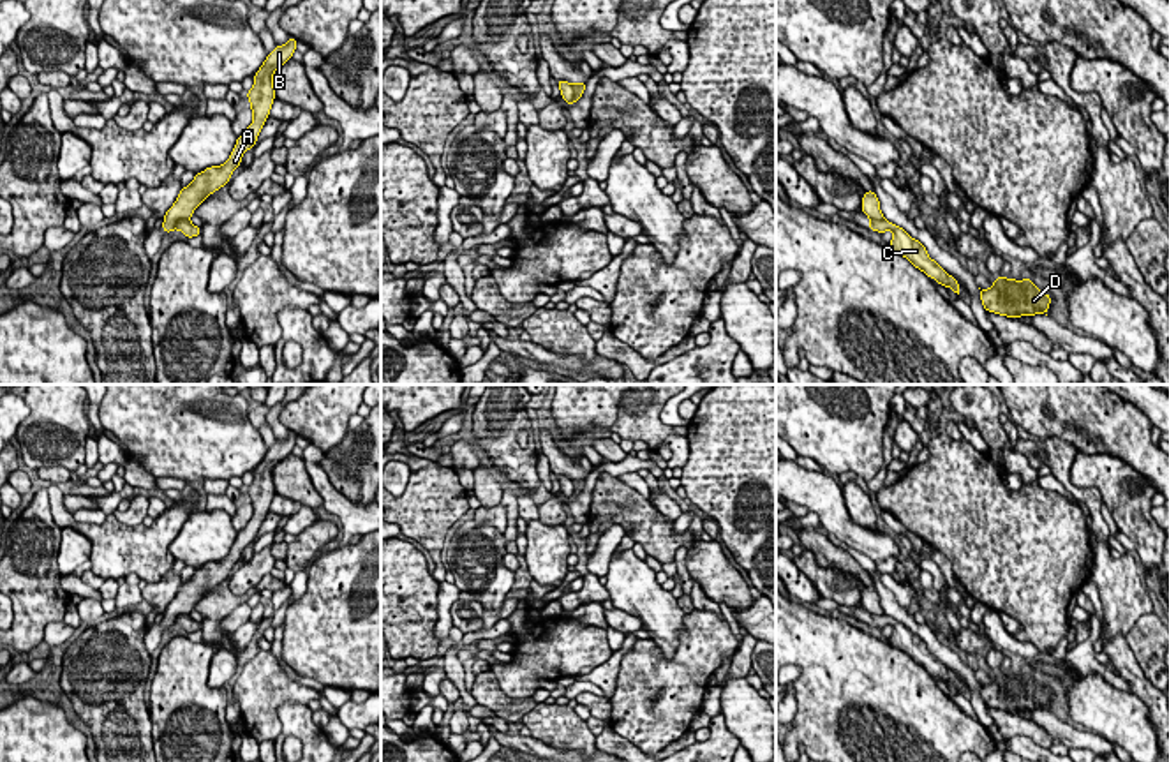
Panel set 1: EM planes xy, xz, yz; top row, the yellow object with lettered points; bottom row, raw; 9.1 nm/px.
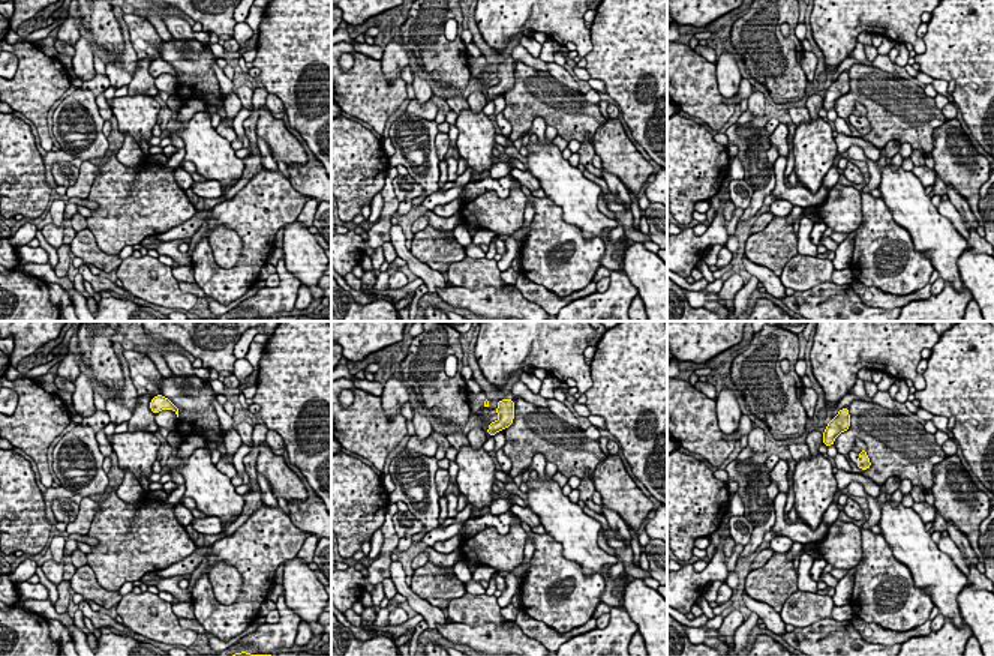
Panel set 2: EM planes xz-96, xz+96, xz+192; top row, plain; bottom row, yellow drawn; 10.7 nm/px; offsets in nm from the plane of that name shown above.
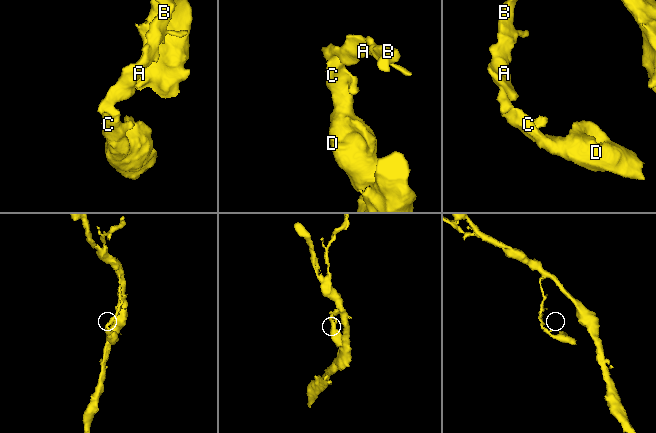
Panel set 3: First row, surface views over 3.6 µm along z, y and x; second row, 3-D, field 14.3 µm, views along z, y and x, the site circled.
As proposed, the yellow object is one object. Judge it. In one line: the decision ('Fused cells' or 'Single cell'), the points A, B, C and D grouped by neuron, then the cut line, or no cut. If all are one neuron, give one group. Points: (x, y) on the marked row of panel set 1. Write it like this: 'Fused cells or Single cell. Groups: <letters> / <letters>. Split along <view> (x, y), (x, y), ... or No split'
Fused cells. Groups: A B / C D. Split along xz (572, 83), (573, 96), (568, 103)

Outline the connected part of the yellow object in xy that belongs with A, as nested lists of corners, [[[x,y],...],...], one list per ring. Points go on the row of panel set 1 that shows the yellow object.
[[[289,37],[284,46],[273,48],[259,71],[254,74],[254,85],[247,92],[247,99],[254,115],[252,123],[242,136],[238,136],[236,145],[224,164],[206,168],[205,171],[197,173],[187,187],[182,187],[176,201],[164,215],[162,229],[168,235],[175,229],[178,220],[190,219],[194,210],[205,203],[210,194],[227,185],[231,173],[240,166],[243,153],[254,148],[275,101],[273,72],[289,62],[294,51],[296,39]]]

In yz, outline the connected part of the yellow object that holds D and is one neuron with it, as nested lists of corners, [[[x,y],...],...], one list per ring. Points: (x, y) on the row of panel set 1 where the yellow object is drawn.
[[[996,277],[989,289],[980,289],[980,302],[987,312],[1007,318],[1046,314],[1051,296],[1042,293],[1031,279],[1014,280]]]

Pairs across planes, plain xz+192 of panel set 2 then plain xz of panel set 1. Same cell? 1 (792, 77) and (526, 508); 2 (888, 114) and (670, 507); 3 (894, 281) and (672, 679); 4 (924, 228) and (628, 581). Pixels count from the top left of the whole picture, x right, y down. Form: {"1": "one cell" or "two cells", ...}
{"1": "two cells", "2": "two cells", "3": "one cell", "4": "one cell"}

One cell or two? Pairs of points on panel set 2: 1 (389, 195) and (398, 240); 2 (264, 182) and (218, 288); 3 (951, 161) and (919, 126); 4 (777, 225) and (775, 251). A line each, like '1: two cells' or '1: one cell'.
1: two cells
2: one cell
3: two cells
4: one cell

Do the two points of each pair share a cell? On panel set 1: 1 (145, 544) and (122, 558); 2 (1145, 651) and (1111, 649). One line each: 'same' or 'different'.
1: same
2: different

